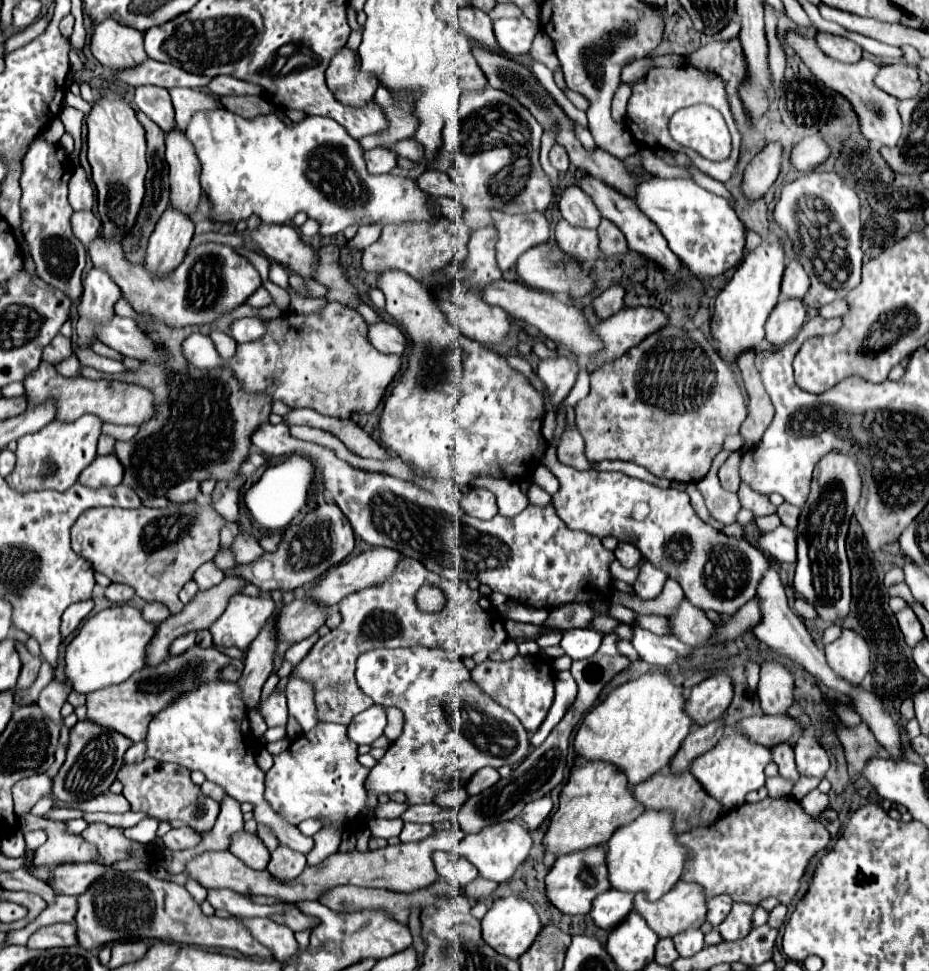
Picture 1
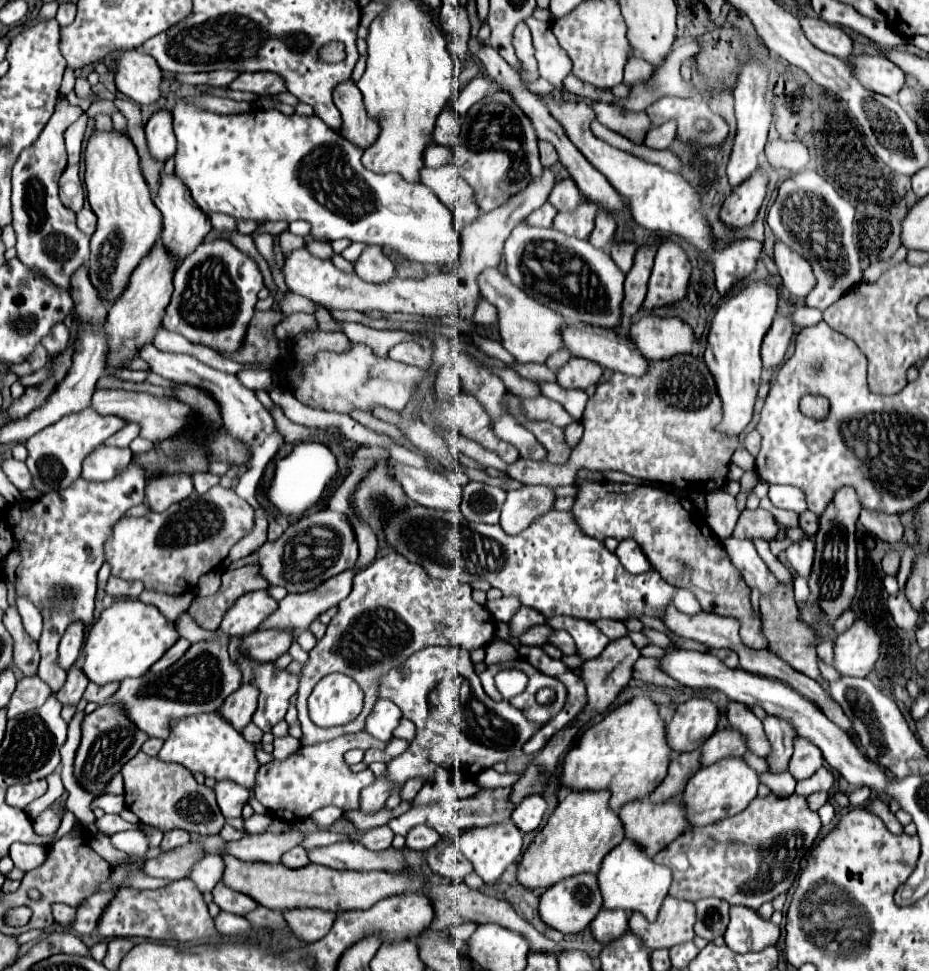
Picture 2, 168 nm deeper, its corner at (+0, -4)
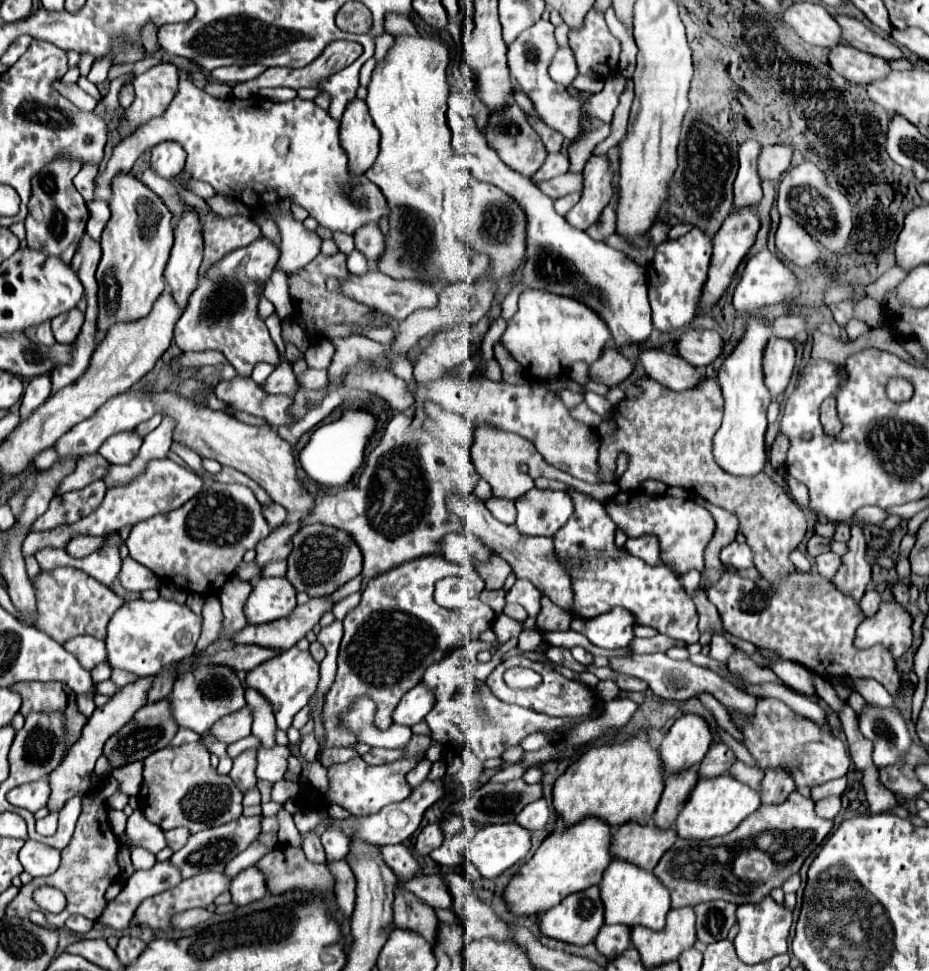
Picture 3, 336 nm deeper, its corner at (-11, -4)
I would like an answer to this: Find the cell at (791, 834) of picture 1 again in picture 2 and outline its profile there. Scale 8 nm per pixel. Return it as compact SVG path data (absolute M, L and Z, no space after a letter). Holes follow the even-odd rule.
M769 793L767 797L757 797L749 807L729 817L717 825L691 829L679 835L653 859L659 865L671 867L673 883L669 895L685 901L699 901L705 897L725 899L729 905L745 905L759 909L763 903L773 901L779 893L785 893L805 857L807 847L813 845L821 829L821 819L817 813L809 811L805 797L789 795L777 797ZM675 857L685 857L687 865L677 869L673 865Z

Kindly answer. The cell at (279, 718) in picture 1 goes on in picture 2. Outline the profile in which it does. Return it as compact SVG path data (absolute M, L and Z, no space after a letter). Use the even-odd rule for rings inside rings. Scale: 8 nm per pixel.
M263 663L253 669L251 683L259 689L259 707L253 715L253 723L269 733L273 725L285 717L289 699L299 689L299 675L277 669L275 663Z

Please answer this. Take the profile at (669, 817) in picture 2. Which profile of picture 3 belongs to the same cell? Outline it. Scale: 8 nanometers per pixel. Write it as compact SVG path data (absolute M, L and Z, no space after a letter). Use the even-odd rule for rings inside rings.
M628 821L612 835L612 853L618 859L634 861L638 867L652 871L676 839L678 833L672 827L660 829L654 823L640 825L636 821Z

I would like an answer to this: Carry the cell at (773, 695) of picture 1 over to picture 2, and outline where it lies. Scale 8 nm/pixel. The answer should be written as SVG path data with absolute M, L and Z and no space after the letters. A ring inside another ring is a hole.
M771 715L763 719L763 725L771 743L771 759L767 759L769 773L783 773L787 771L787 763L793 753L795 731L787 721L771 717Z

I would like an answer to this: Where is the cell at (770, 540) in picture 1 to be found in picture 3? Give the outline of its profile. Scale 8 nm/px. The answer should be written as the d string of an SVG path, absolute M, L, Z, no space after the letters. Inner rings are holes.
M820 553L816 559L814 559L814 565L816 565L816 571L826 577L828 581L834 577L834 571L838 569L838 563L840 563L840 557L836 553Z

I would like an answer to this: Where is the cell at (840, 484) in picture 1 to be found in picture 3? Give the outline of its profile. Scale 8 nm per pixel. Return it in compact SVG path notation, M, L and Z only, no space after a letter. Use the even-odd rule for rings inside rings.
M850 525L850 539L846 541L846 547L848 551L842 555L842 565L836 571L832 583L840 593L860 601L872 579L872 567L866 559L868 545L860 525Z

